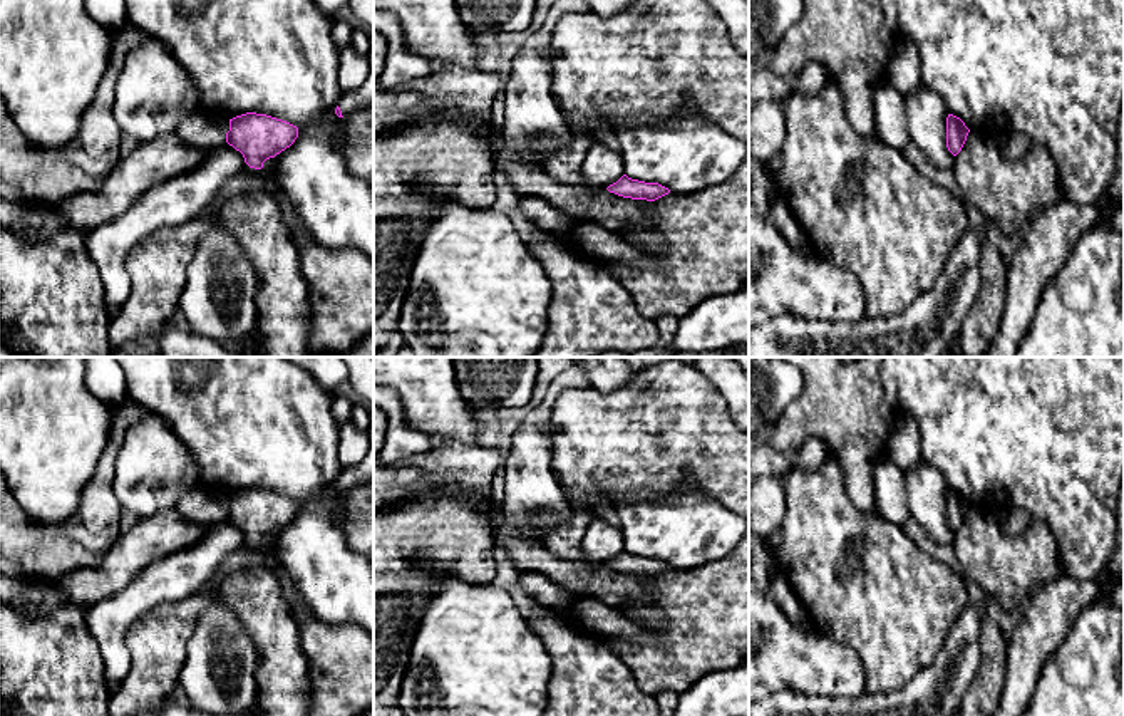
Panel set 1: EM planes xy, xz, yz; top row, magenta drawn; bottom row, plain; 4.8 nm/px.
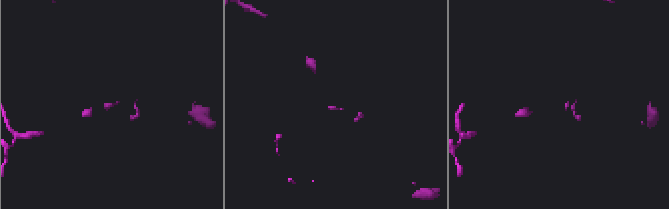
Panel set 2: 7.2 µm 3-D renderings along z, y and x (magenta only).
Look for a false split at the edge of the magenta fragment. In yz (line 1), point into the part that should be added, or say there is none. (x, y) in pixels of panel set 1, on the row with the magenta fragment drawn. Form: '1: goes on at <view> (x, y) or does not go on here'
1: does not go on here

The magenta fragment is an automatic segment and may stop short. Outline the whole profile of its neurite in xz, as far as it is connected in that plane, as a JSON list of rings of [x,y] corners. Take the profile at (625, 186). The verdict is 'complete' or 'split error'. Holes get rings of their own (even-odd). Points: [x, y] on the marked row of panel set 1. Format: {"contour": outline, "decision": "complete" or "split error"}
{"contour": [[[623,174],[616,183],[610,184],[606,189],[623,198],[647,200],[647,201],[655,201],[670,193],[668,188],[658,183],[645,183],[632,179],[626,174]]], "decision": "complete"}

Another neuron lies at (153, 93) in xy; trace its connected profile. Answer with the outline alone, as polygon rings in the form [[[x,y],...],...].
[[[146,39],[122,57],[112,109],[122,134],[147,143],[199,112],[194,84],[162,42]]]

